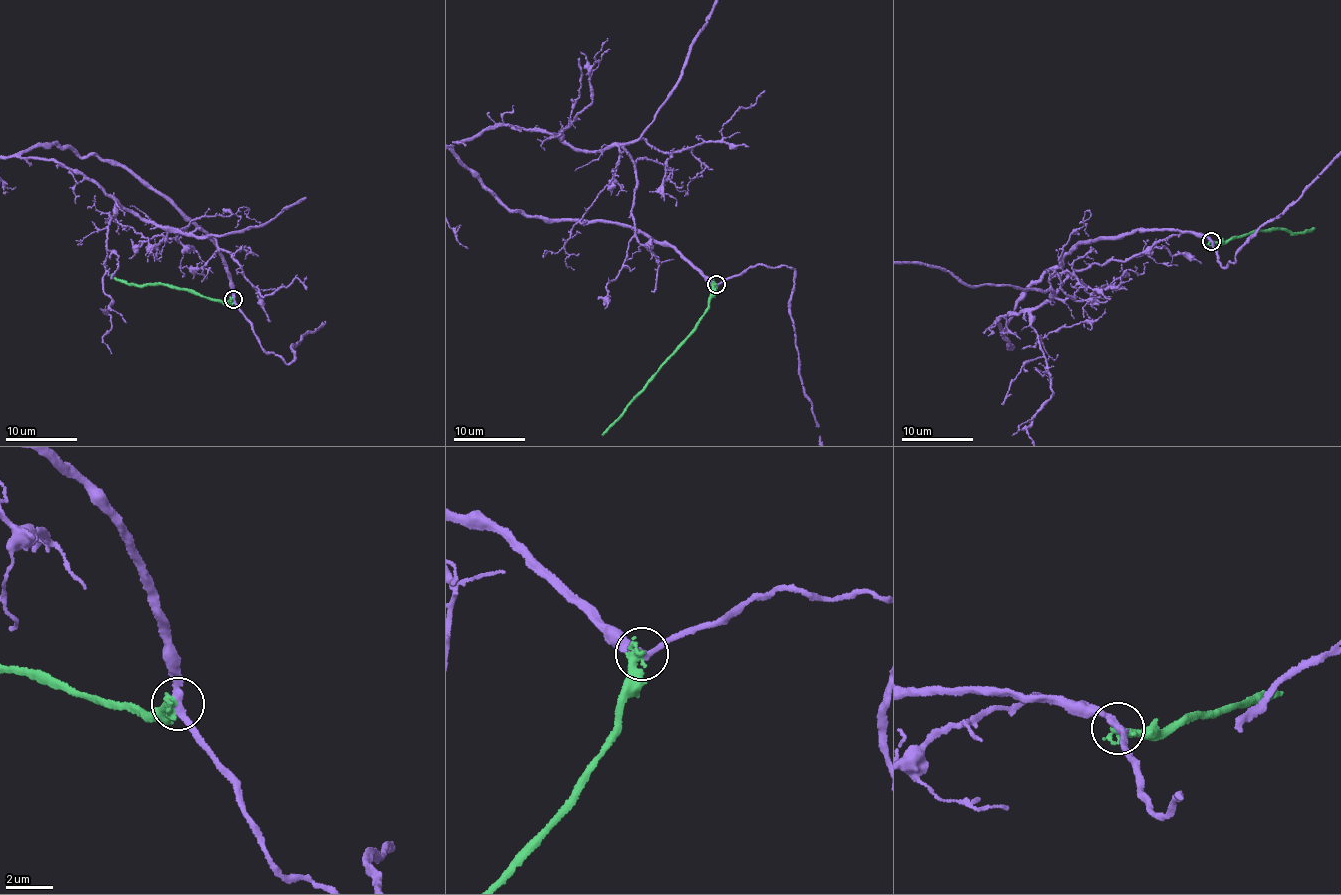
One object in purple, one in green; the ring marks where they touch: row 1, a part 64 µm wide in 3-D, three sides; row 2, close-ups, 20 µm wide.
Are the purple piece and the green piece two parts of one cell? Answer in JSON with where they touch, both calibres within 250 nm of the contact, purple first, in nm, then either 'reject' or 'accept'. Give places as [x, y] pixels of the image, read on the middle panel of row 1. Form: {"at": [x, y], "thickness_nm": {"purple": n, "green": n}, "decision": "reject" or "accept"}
{"at": [716, 284], "thickness_nm": {"purple": 300, "green": 400}, "decision": "reject"}

